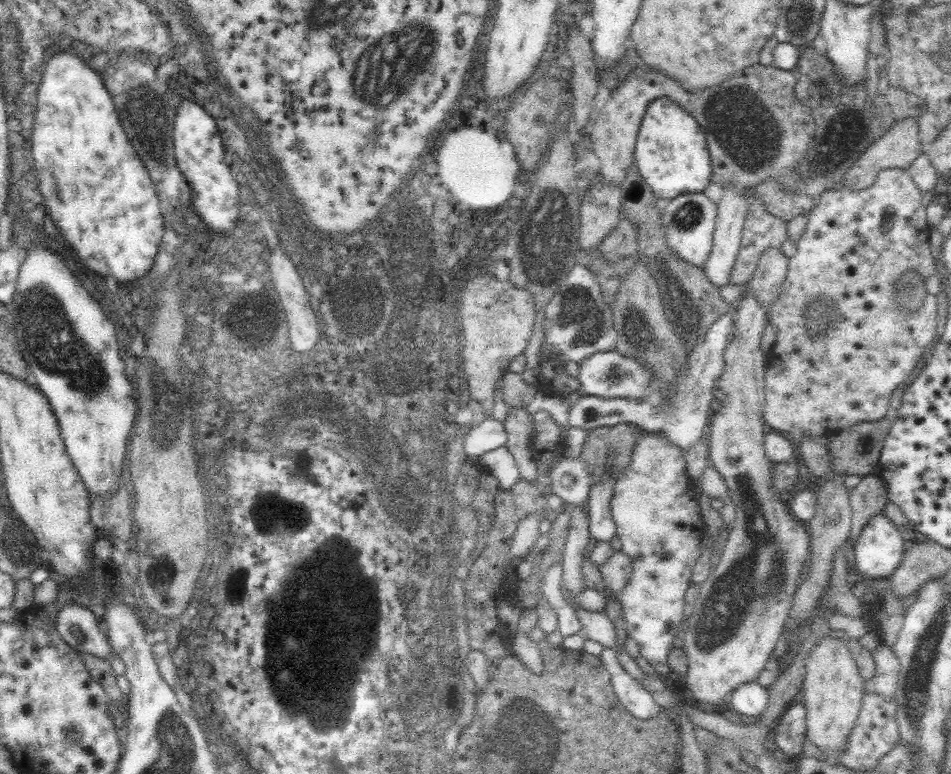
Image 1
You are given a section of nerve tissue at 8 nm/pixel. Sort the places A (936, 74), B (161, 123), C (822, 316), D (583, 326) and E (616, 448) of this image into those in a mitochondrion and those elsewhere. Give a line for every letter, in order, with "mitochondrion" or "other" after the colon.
A: other
B: mitochondrion
C: mitochondrion
D: mitochondrion
E: mitochondrion

